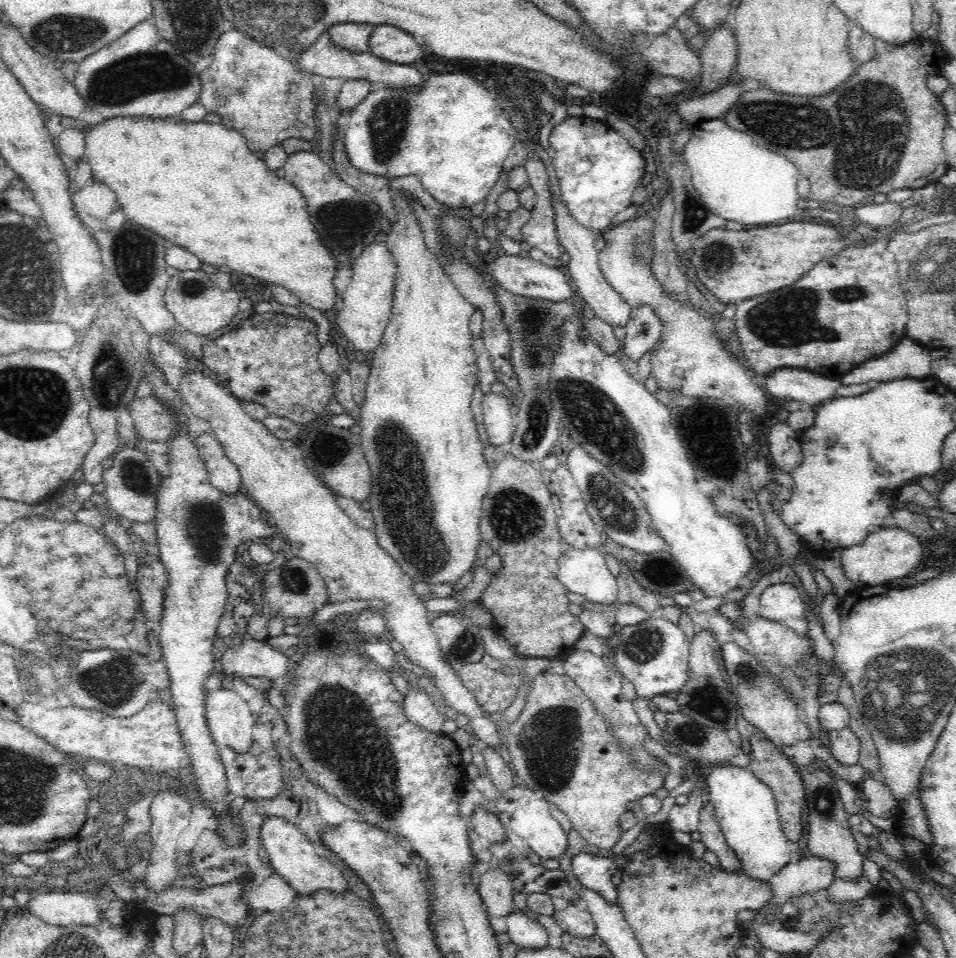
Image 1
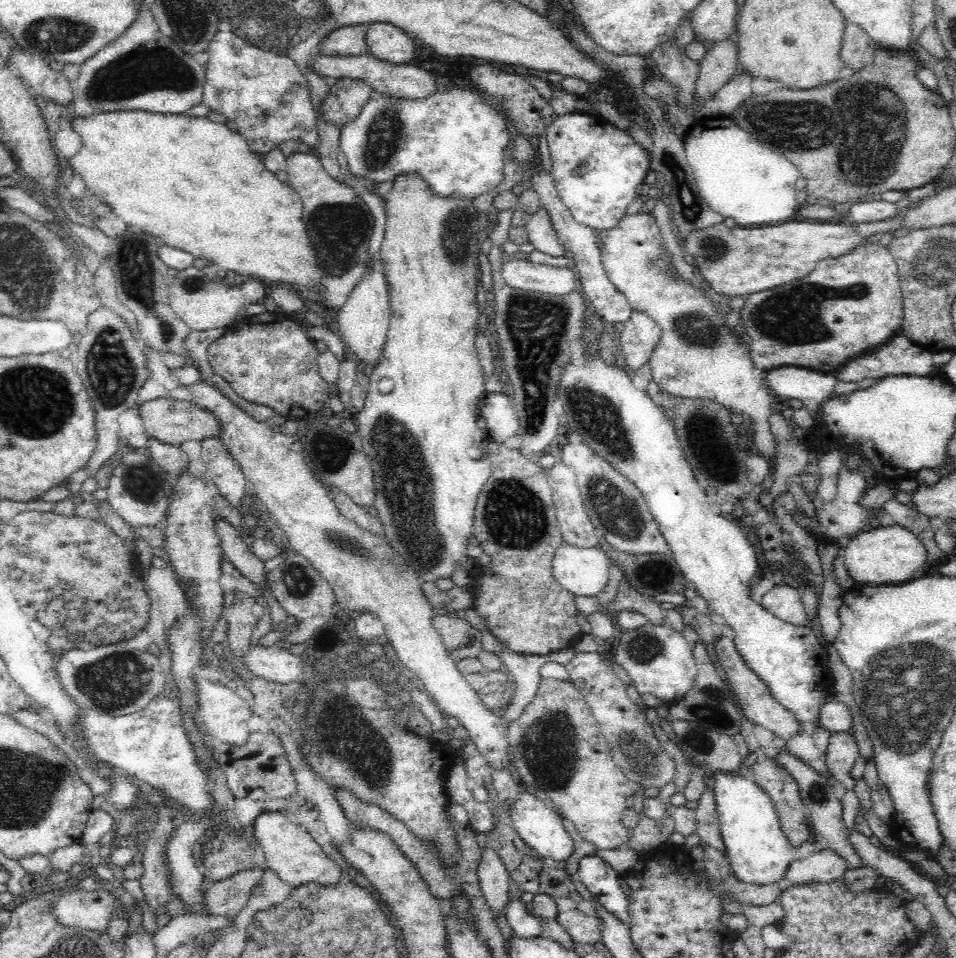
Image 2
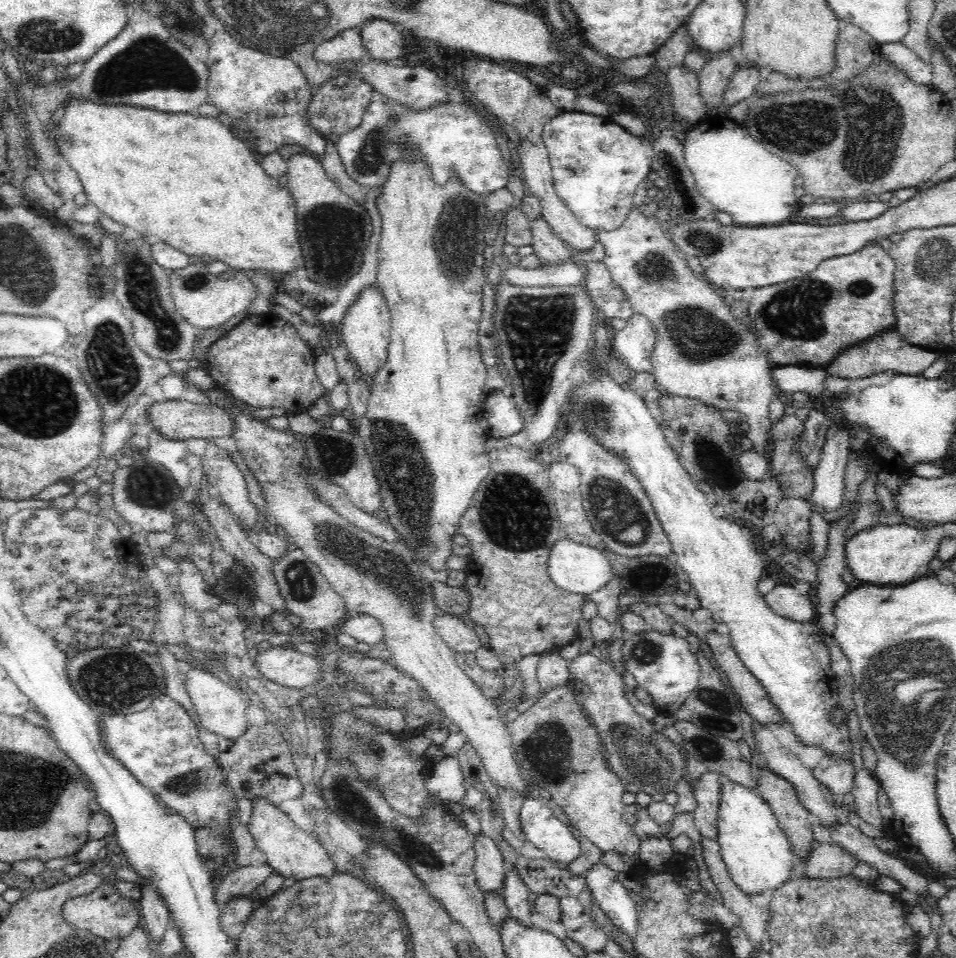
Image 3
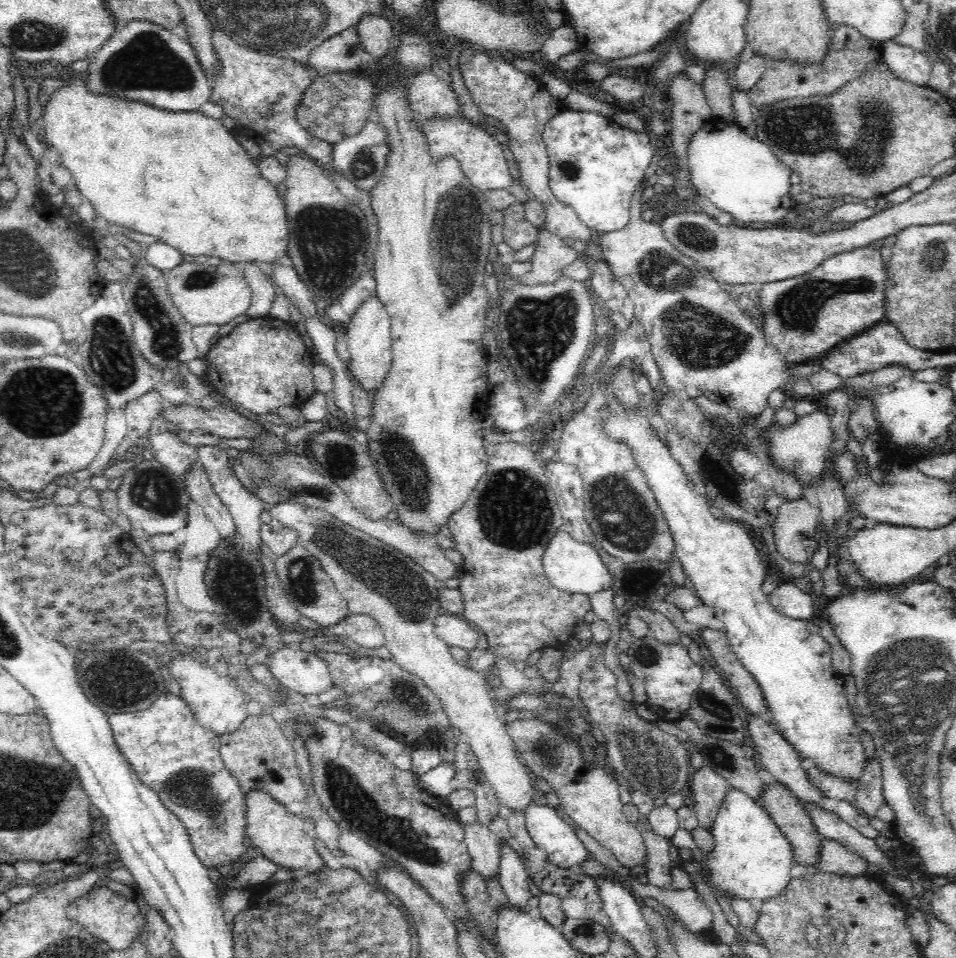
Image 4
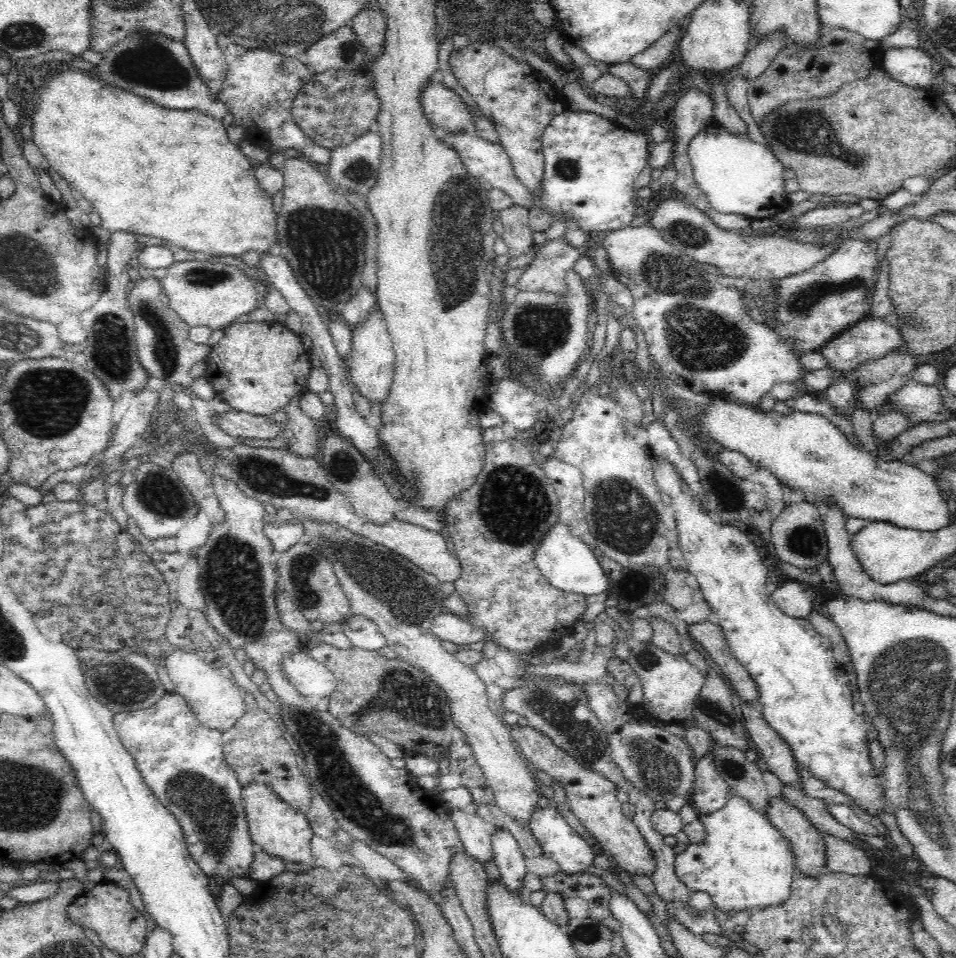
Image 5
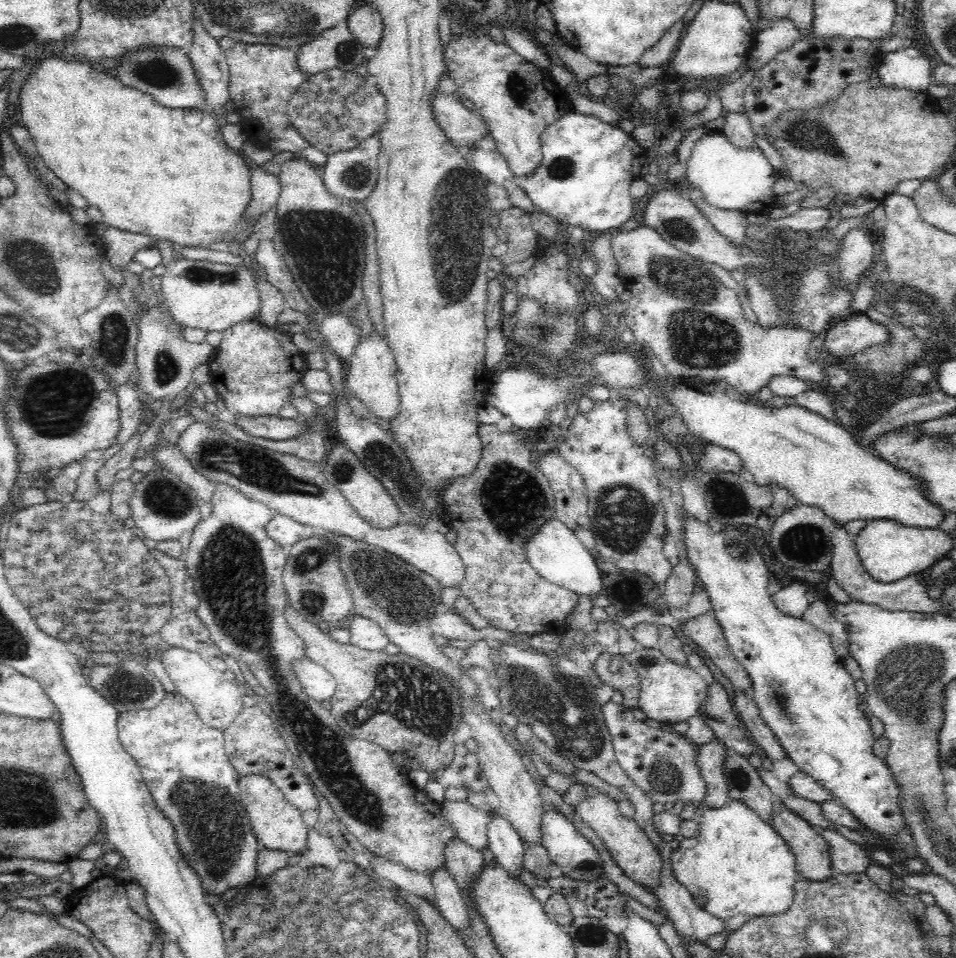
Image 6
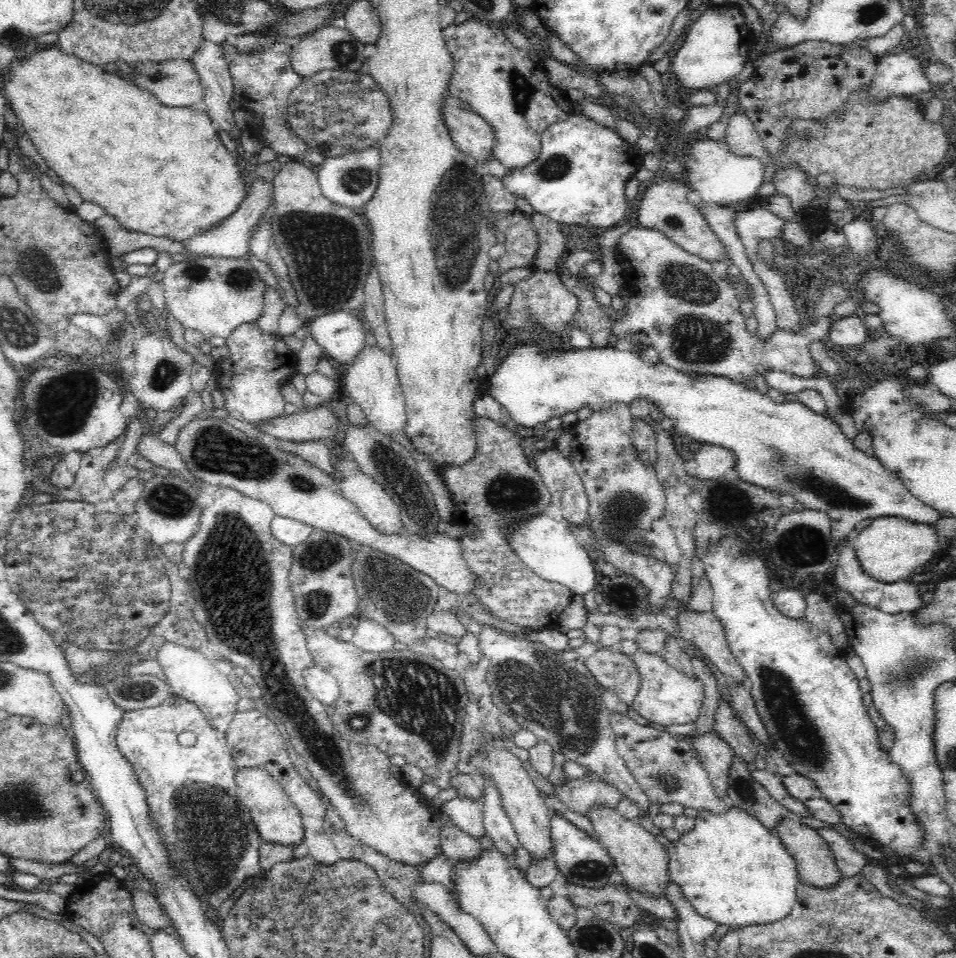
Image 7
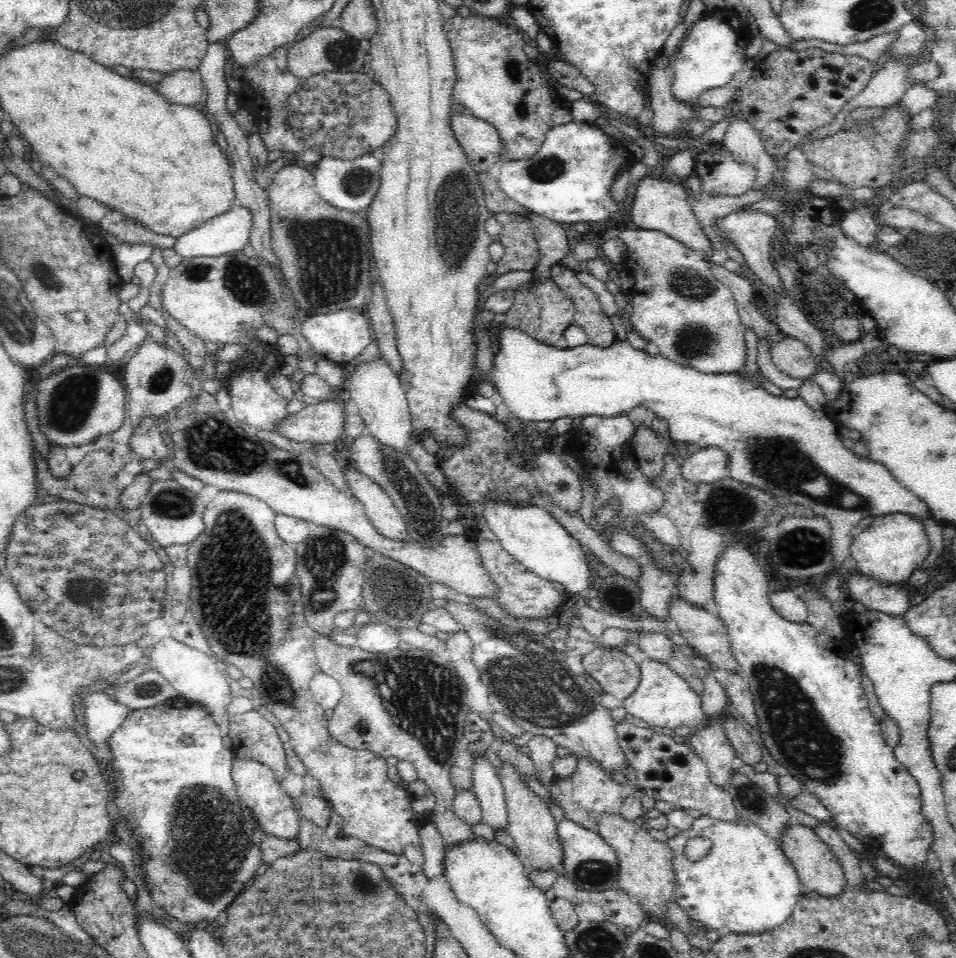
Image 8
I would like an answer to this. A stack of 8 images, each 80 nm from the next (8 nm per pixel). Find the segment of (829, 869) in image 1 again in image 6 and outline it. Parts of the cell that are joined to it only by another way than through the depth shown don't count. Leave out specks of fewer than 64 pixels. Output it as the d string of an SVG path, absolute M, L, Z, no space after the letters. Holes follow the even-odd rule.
M819 829L828 843L831 856L831 868L836 873L847 875L850 873L864 873L871 866L871 858L865 847L850 841L830 829Z

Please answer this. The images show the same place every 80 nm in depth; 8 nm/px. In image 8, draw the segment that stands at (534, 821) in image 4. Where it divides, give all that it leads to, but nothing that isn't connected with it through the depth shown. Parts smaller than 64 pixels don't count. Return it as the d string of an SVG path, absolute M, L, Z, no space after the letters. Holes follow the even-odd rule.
M573 820L557 822L558 836L563 844L563 872L576 886L585 891L599 893L614 888L619 879L619 860L614 848L599 835Z

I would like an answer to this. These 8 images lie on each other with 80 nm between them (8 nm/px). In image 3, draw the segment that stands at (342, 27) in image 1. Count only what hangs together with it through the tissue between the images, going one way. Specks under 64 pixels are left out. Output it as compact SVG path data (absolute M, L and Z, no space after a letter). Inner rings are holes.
M358 26L336 34L315 49L314 59L334 66L347 66L348 63L356 64L366 59L367 51L362 45L361 31L362 26Z

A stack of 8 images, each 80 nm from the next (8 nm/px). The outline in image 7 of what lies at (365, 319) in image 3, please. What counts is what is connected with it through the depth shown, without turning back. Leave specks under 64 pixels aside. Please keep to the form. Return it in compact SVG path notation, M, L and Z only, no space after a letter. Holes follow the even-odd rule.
M364 347L353 363L343 369L341 383L345 386L347 394L354 398L355 403L364 411L368 426L380 431L382 435L392 439L394 434L405 434L407 412L405 409L405 396L399 385L397 368L394 357L375 347Z

